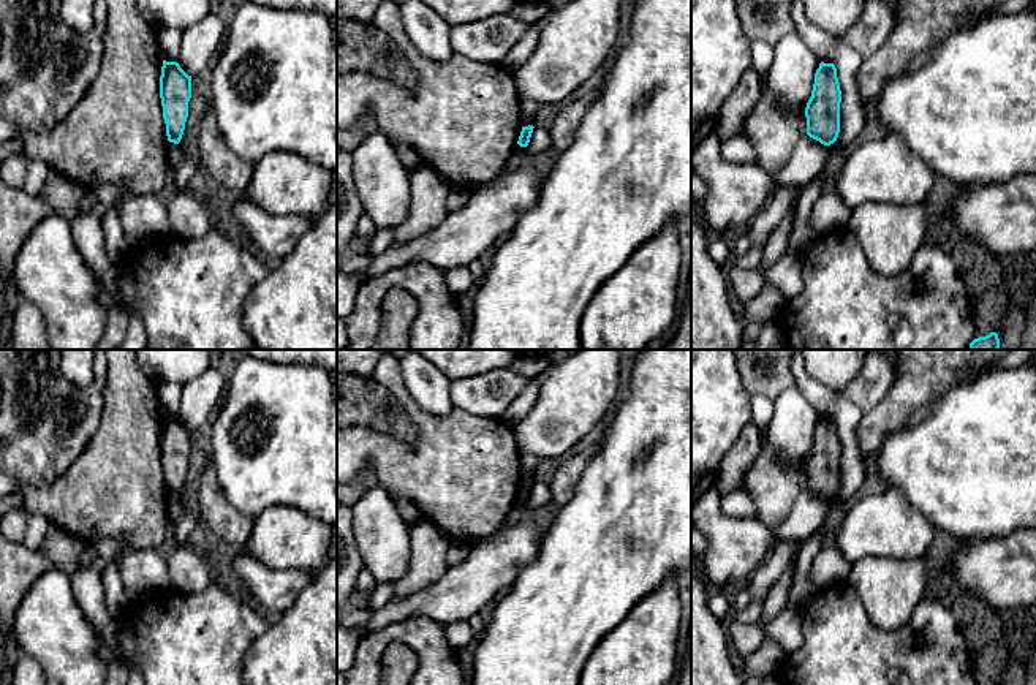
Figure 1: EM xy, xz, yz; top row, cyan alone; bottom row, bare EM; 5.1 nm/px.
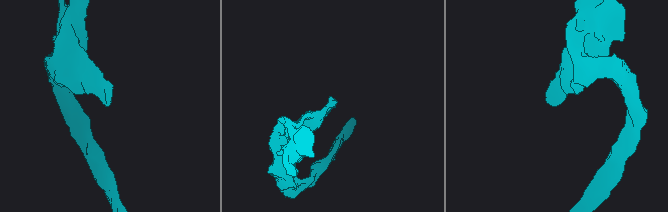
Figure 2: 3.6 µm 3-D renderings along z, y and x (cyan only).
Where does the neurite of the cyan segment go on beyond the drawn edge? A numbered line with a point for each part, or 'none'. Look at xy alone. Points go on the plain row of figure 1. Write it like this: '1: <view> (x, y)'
none

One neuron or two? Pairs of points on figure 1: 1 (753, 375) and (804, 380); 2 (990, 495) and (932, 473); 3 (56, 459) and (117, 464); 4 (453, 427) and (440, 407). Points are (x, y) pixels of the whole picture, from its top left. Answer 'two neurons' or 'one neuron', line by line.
1: two neurons
2: one neuron
3: two neurons
4: two neurons

